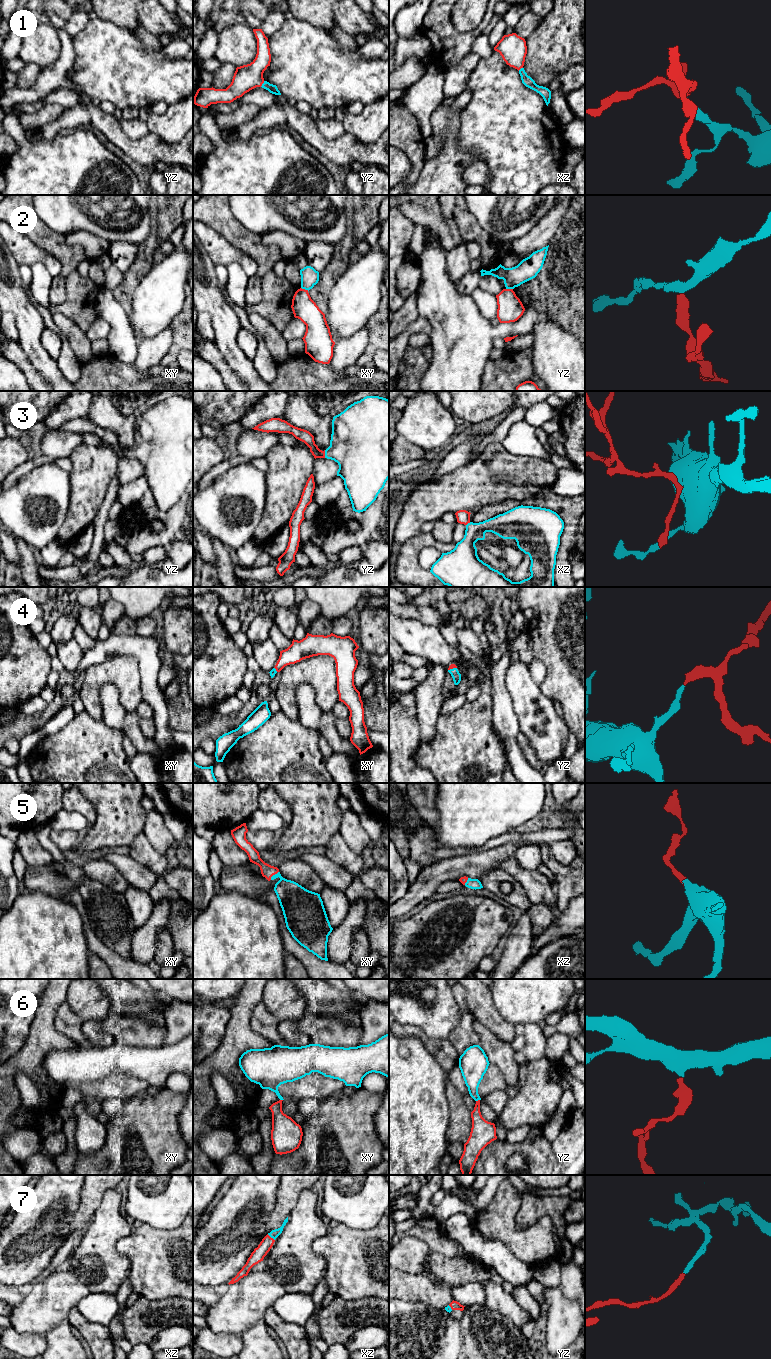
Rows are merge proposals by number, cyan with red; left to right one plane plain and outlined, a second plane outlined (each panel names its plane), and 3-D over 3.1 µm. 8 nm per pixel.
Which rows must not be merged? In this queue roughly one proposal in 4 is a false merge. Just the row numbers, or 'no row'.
2

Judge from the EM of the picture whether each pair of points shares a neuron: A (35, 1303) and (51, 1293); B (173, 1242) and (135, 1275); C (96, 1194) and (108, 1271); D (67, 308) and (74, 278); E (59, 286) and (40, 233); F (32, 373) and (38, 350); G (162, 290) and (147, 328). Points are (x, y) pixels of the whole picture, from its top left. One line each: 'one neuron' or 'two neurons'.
A: one neuron
B: one neuron
C: two neurons
D: one neuron
E: one neuron
F: two neurons
G: one neuron

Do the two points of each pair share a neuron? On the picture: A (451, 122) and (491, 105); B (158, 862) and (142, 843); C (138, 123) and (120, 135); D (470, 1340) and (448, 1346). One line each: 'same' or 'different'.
A: different
B: same
C: different
D: different

